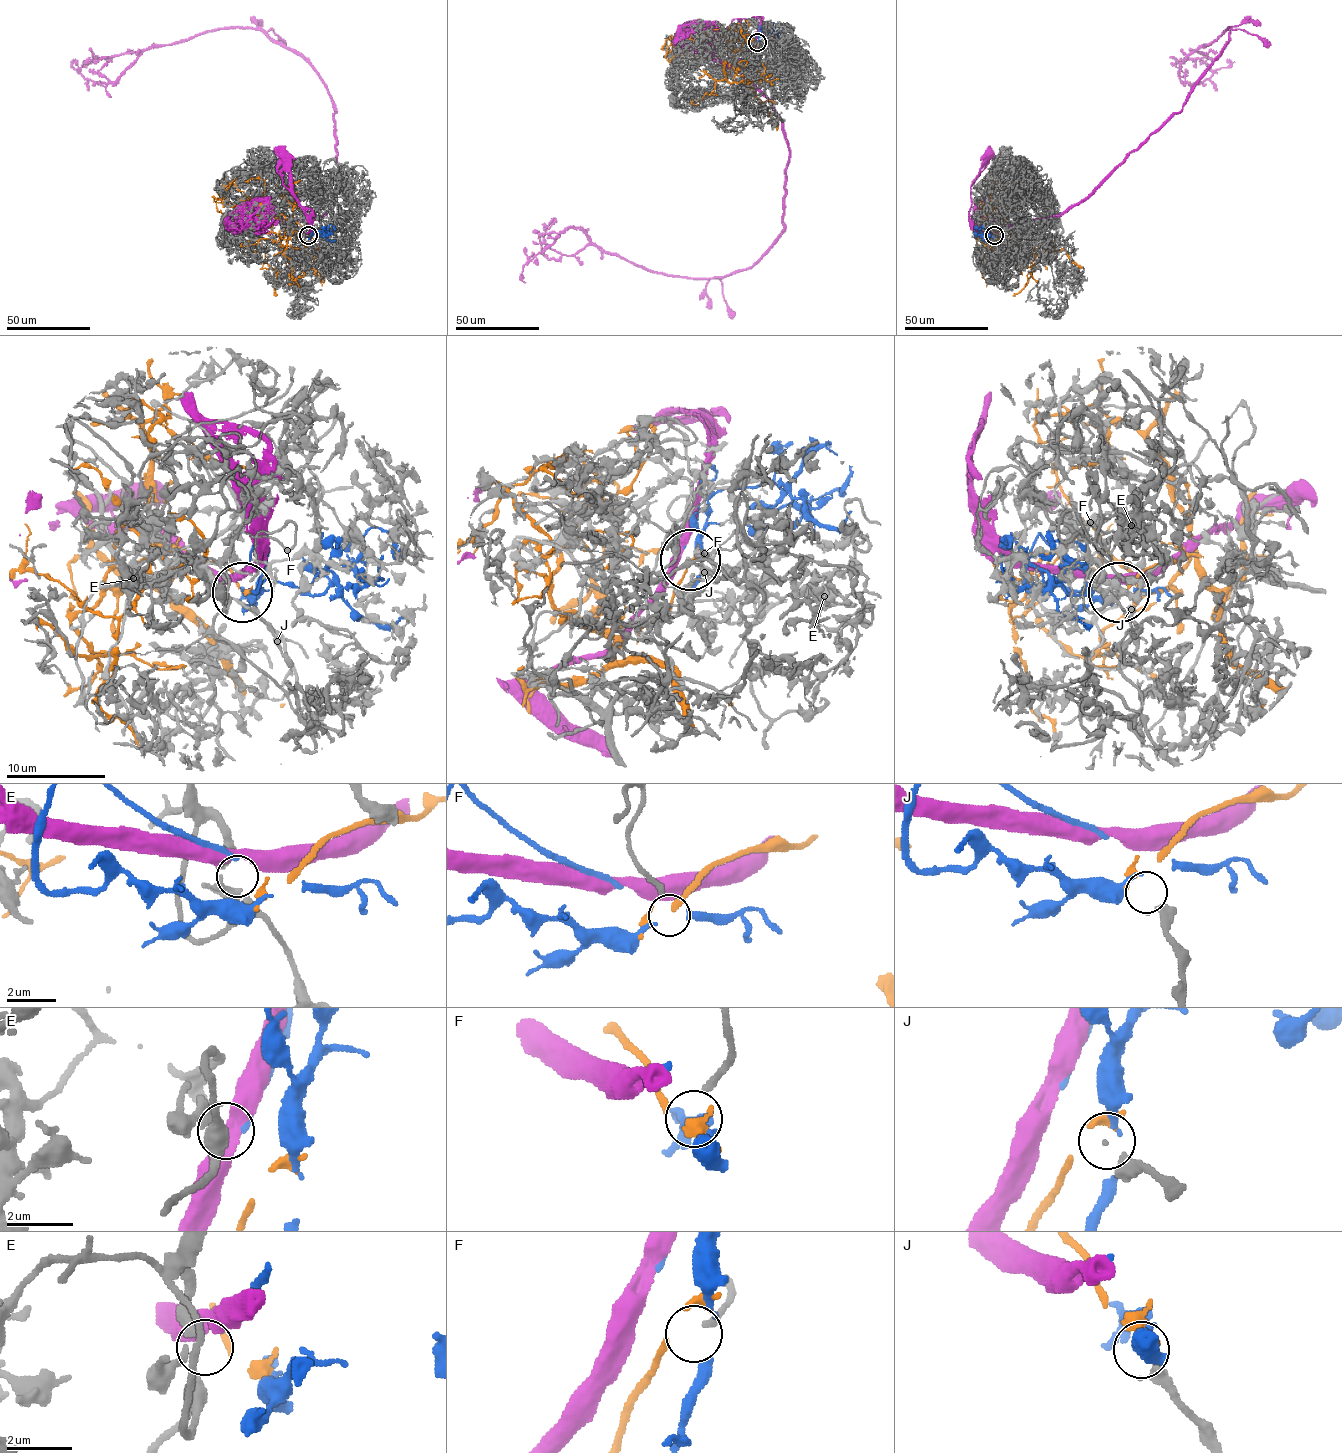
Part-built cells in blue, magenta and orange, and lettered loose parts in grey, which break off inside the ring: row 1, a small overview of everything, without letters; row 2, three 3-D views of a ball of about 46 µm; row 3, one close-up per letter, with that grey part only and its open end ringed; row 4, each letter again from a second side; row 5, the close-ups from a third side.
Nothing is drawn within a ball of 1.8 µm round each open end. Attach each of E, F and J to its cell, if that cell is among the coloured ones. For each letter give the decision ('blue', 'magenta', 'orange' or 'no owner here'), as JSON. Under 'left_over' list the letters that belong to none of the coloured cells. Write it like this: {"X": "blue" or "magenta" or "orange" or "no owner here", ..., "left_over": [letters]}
{"E": "blue", "F": "no owner here", "J": "orange", "left_over": ["F"]}

